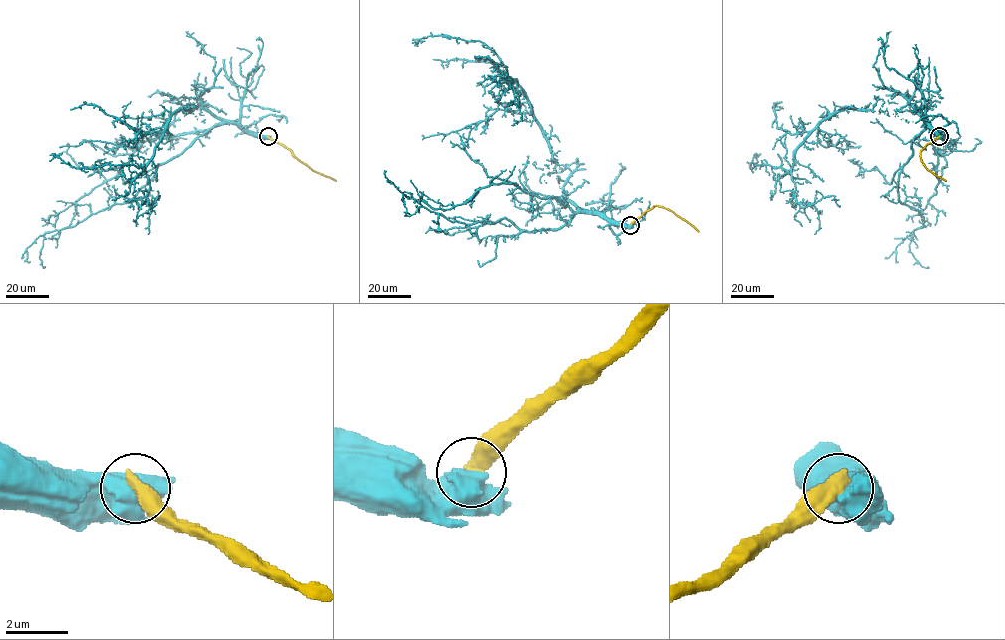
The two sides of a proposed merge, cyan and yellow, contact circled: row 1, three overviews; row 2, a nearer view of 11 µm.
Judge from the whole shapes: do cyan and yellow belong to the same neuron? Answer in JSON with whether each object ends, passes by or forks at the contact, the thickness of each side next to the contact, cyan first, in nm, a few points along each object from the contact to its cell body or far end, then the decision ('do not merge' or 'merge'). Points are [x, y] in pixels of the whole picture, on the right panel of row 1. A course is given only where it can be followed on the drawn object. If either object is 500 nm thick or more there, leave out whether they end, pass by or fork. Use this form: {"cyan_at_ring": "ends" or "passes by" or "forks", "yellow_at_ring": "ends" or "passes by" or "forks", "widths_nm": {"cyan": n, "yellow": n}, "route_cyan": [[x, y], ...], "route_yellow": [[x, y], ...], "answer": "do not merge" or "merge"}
{"widths_nm": {"cyan": 850, "yellow": 550}, "route_cyan": [[939, 137], [906, 99], [879, 87], [872, 109], [843, 109], [825, 118], [789, 170], [750, 168], [757, 161]], "route_yellow": [[939, 137], [921, 151], [920, 159], [930, 171], [946, 181]], "answer": "do not merge"}

